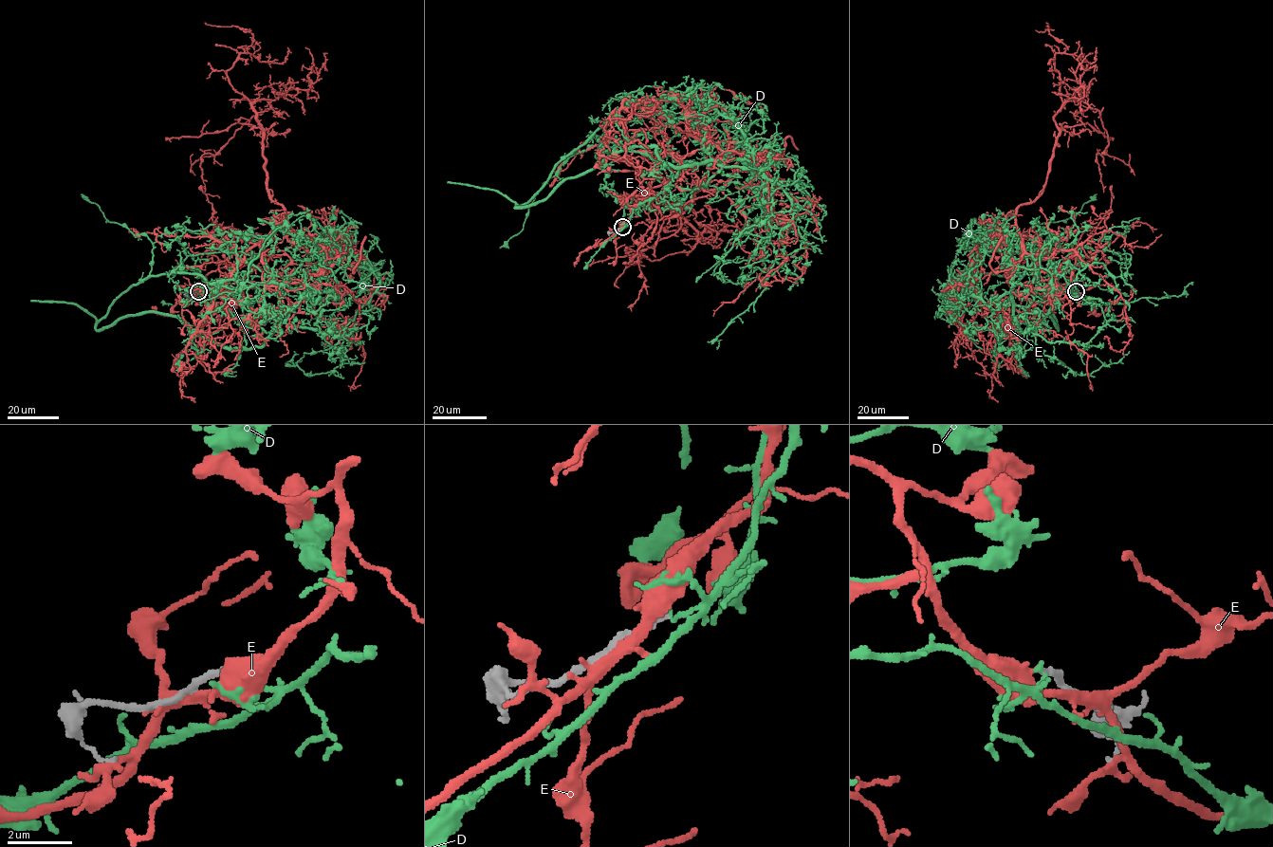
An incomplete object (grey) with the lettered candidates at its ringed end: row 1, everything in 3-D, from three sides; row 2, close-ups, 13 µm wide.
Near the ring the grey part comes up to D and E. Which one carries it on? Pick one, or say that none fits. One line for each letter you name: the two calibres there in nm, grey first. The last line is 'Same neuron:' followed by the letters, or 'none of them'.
Same neuron: none of them

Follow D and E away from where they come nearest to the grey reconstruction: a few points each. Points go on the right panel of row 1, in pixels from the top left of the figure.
D: (1076, 291), (1014, 332), (1011, 293), (986, 303), (961, 279), (991, 230), (988, 244), (1005, 243), (1097, 193)
E: (1076, 291), (1025, 257), (1042, 250), (1016, 217), (1042, 192), (1053, 116), (1073, 100), (1107, 135), (1103, 192)

